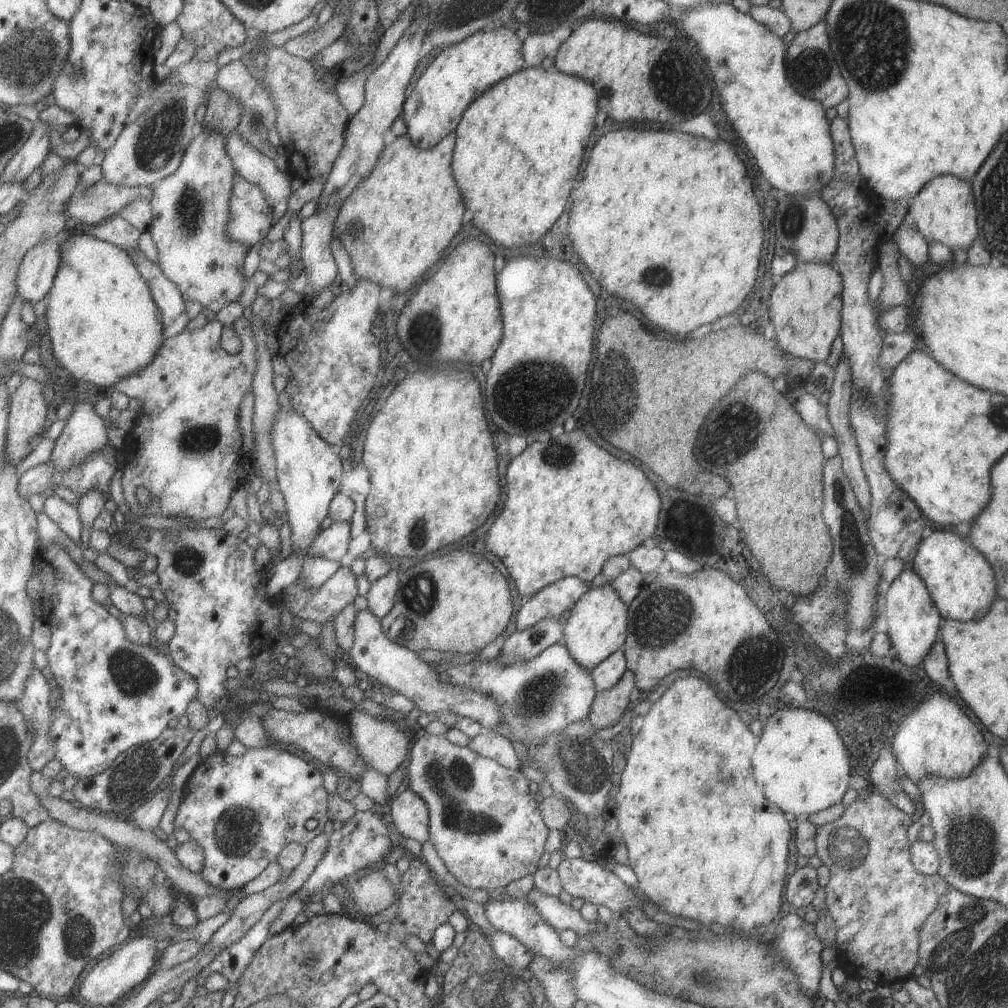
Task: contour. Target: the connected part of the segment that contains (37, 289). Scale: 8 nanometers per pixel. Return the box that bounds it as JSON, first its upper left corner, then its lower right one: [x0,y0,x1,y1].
[17,237,62,305]

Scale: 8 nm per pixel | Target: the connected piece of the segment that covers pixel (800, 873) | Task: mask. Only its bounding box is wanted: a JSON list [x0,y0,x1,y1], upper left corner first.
[783,864,817,907]

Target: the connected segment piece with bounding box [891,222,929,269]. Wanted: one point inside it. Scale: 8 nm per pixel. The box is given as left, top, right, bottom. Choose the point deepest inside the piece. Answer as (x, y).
(910, 243)

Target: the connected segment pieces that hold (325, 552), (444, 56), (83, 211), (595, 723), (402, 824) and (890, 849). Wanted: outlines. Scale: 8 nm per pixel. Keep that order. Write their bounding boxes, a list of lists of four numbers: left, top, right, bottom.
[[309,521,352,562],[403,25,526,150],[67,176,155,227],[587,670,634,730],[390,788,431,844],[814,790,952,985]]

